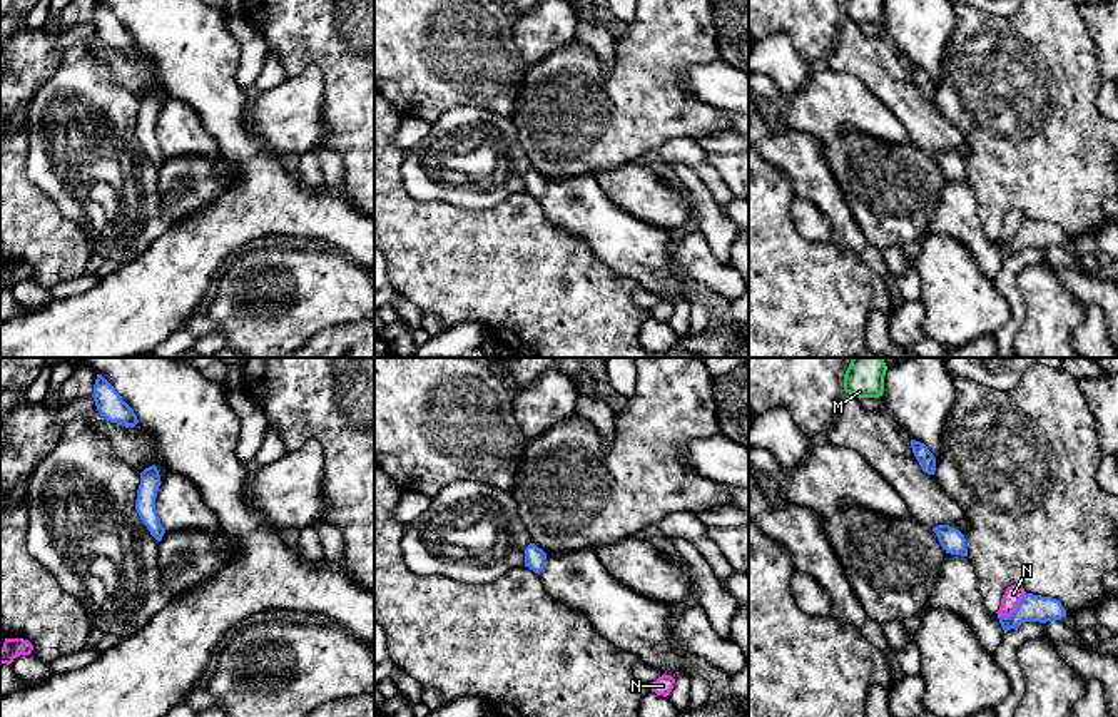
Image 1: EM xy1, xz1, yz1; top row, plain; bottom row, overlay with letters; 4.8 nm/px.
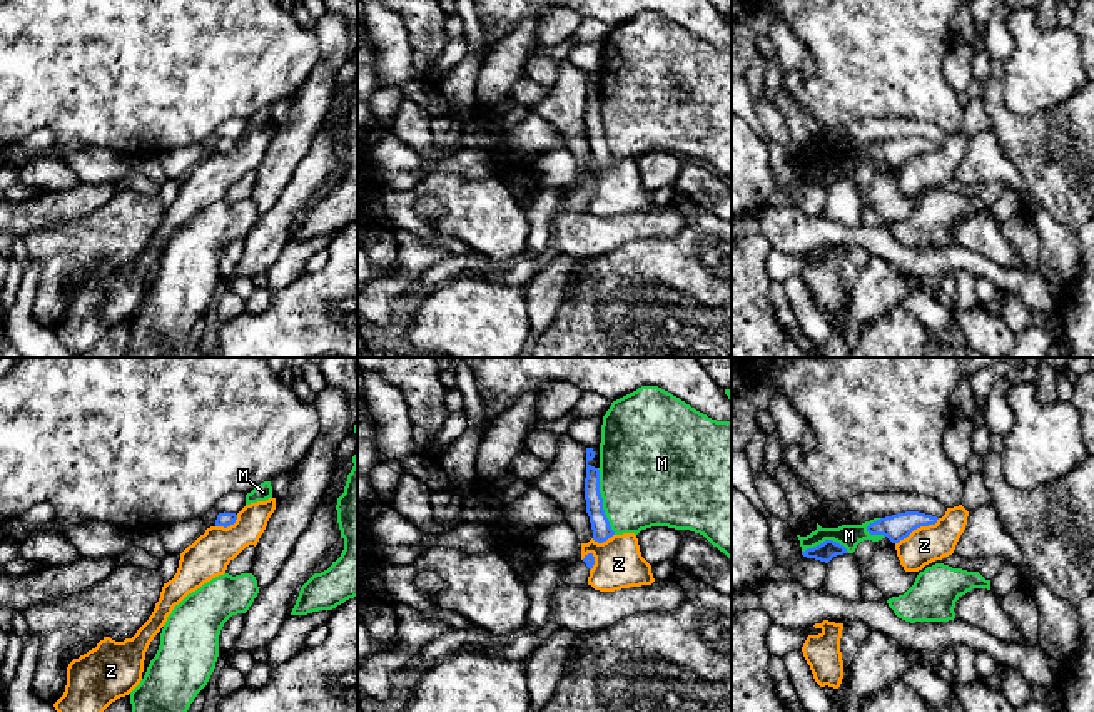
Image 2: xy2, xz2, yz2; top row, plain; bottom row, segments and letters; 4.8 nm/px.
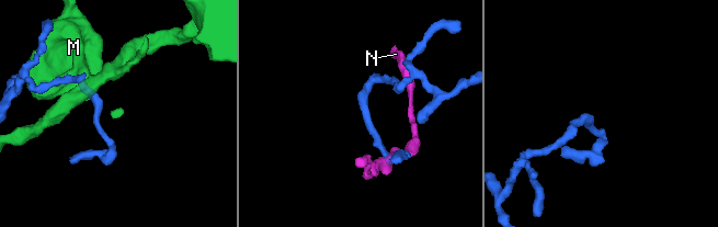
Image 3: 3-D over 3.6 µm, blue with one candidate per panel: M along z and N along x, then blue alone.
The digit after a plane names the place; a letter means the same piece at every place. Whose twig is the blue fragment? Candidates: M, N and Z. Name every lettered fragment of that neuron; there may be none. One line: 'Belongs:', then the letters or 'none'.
Belongs: none

